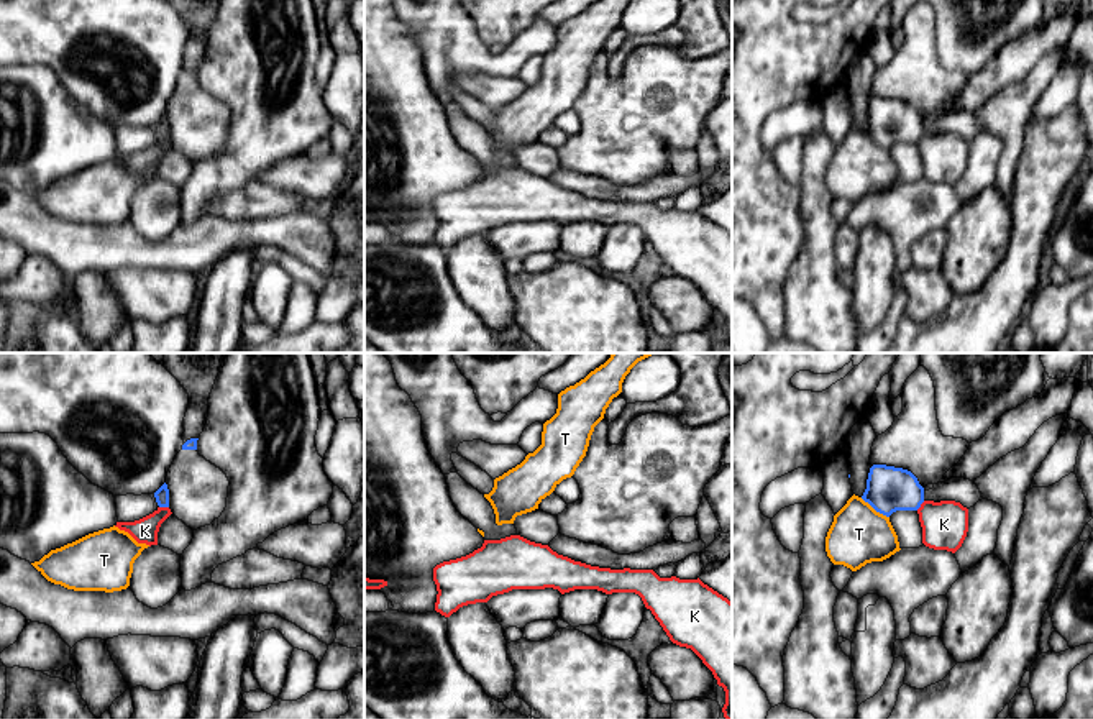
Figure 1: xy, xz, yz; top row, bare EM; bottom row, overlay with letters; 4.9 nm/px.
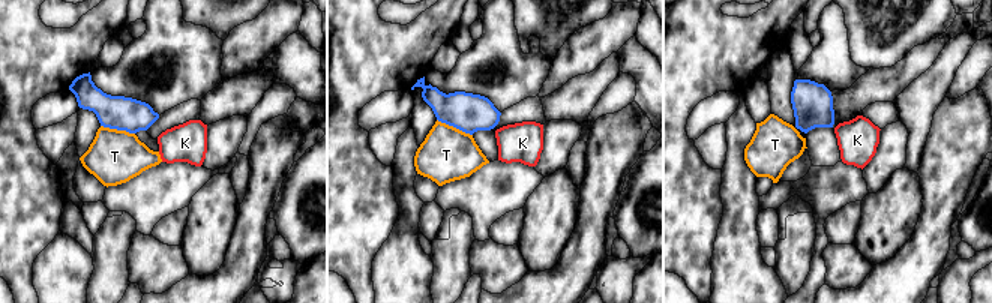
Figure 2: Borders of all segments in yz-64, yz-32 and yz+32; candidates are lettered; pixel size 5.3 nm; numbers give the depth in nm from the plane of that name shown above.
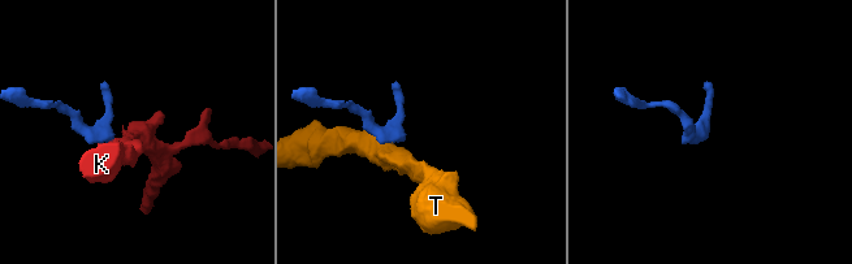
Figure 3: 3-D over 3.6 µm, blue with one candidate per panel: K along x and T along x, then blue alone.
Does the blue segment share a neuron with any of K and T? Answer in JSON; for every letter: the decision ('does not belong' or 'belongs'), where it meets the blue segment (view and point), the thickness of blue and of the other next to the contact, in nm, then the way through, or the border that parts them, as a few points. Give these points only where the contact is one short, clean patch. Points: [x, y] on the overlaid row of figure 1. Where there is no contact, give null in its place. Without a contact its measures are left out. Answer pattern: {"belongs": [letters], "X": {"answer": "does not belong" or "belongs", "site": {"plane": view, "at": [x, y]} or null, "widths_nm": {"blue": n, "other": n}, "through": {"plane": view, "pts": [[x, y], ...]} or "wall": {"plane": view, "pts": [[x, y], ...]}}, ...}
{"belongs": [], "K": {"answer": "does not belong", "site": {"plane": "xy", "at": [164, 506]}, "widths_nm": {"blue": 70, "other": 130}, "wall": {"plane": "xy", "pts": [[160, 506], [168, 508]]}}, "T": {"answer": "does not belong", "site": {"plane": "yz", "at": [875, 509]}, "widths_nm": {"blue": 220, "other": 280}, "wall": {"plane": "yz", "pts": [[860, 498], [888, 517]]}}}

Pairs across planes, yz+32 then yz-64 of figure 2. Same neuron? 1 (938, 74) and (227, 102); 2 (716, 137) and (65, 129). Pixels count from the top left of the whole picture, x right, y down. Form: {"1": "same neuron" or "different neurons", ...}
{"1": "same neuron", "2": "same neuron"}

